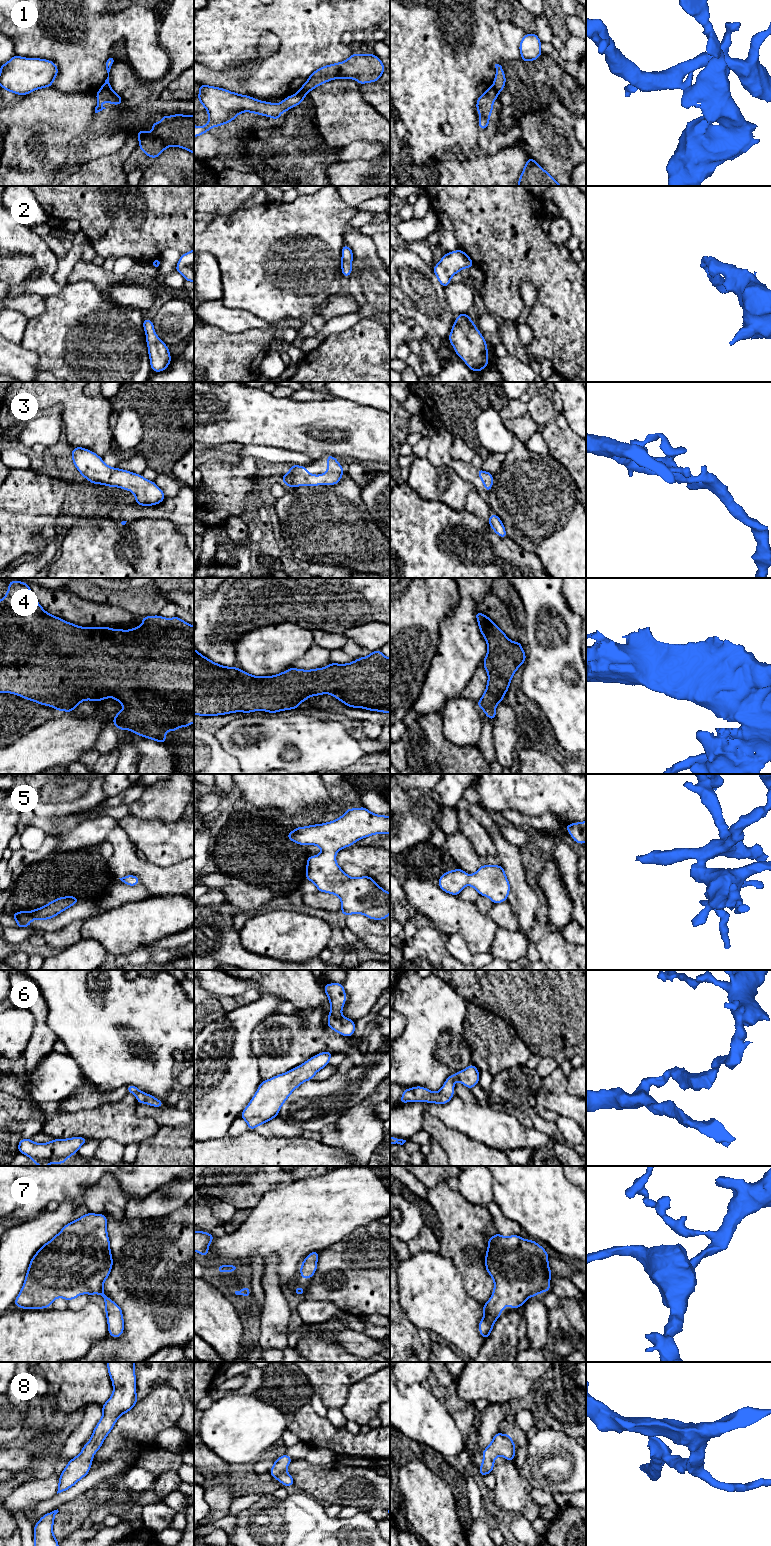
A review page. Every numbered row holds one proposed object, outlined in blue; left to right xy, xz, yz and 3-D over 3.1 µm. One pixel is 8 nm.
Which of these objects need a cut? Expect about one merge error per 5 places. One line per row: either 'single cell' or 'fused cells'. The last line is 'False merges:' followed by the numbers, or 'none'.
1: fused cells
2: single cell
3: single cell
4: single cell
5: single cell
6: single cell
7: single cell
8: single cell
False merges: 1

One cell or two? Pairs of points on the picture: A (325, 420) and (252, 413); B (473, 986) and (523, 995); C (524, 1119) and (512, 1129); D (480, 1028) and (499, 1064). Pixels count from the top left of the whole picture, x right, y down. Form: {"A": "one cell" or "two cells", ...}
{"A": "one cell", "B": "one cell", "C": "two cells", "D": "one cell"}

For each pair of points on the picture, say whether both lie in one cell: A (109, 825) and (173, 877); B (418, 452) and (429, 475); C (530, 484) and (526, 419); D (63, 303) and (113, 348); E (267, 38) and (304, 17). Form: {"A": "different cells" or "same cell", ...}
{"A": "different cells", "B": "different cells", "C": "different cells", "D": "same cell", "E": "different cells"}

